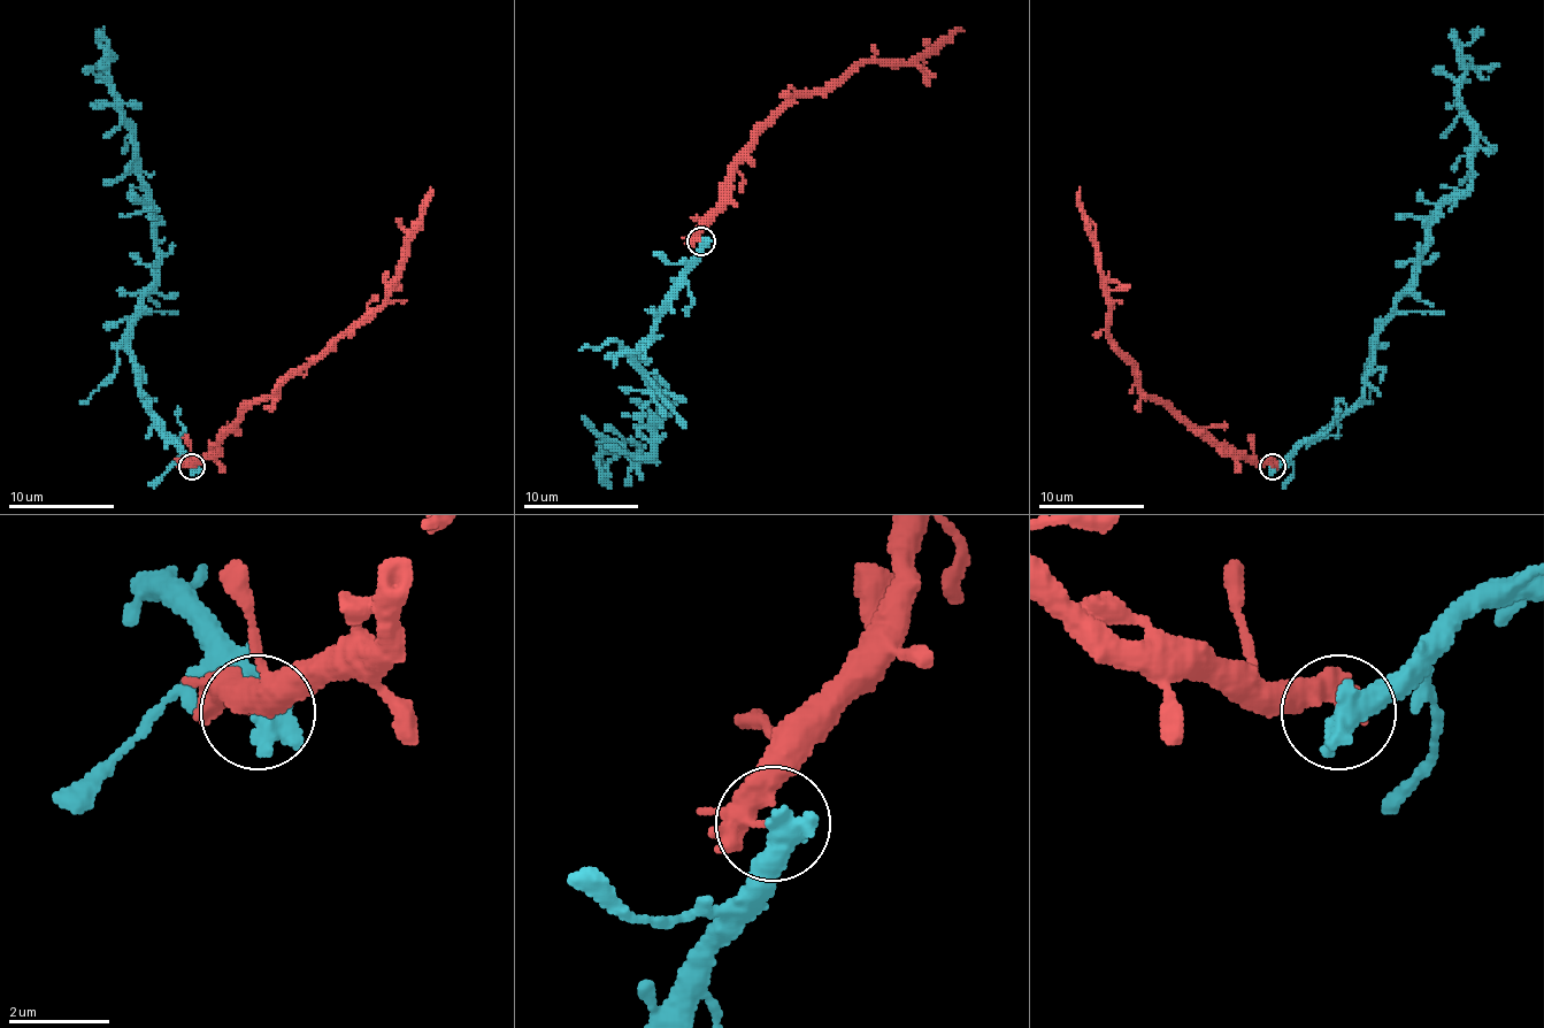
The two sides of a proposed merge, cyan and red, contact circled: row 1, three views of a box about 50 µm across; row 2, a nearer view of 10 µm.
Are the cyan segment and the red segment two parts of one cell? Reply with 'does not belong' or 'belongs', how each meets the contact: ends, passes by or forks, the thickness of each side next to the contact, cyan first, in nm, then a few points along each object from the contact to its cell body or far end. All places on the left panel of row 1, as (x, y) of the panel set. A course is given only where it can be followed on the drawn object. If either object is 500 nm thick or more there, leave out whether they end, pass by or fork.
does not belong; calibres 650 and 260 nm; course cyan (191, 467), (140, 390), (130, 348), (138, 298), (154, 282), (156, 222), (104, 27); course red (191, 467), (254, 404), (267, 400), (383, 304), (385, 285), (401, 259), (404, 237), (420, 216), (430, 188)

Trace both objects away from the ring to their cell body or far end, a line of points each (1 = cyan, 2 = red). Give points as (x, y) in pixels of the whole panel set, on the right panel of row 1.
1: (1272, 467), (1365, 390), (1375, 327), (1428, 222), (1467, 188), (1459, 51), (1477, 27)
2: (1272, 467), (1204, 440), (1141, 388), (1130, 359), (1108, 337), (1106, 285), (1096, 237), (1082, 216), (1080, 188)

